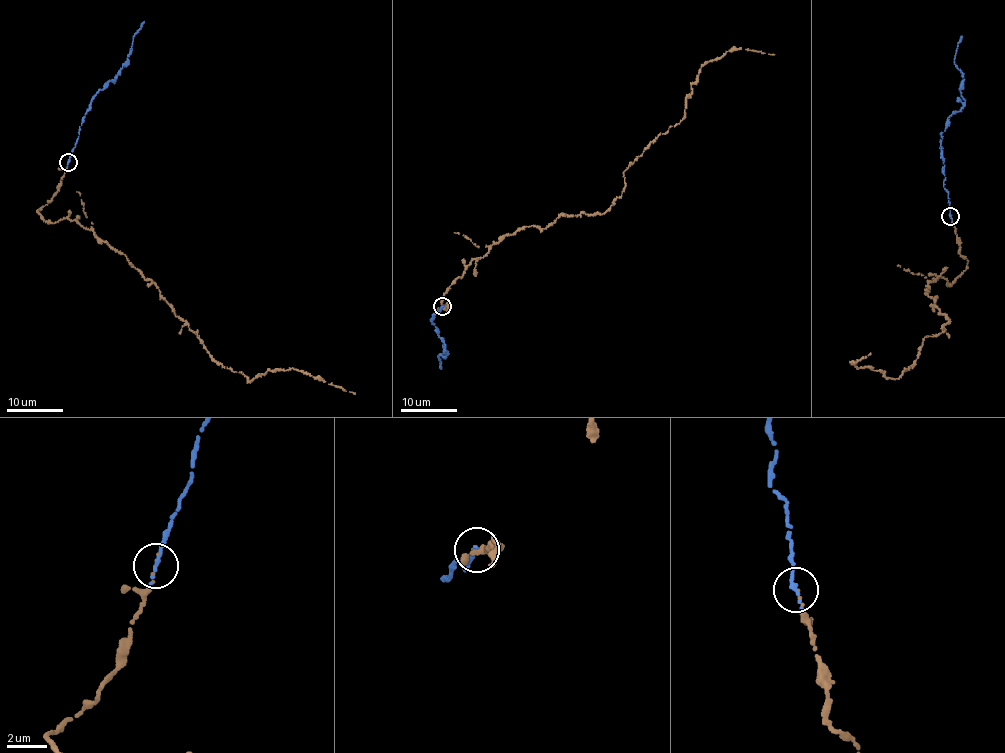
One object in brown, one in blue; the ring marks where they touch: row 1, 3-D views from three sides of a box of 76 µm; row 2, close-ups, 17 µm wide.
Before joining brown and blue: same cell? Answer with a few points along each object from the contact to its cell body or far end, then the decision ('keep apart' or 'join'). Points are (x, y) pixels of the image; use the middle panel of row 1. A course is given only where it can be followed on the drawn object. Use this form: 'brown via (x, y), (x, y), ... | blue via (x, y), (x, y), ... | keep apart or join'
brown via (442, 306), (493, 243), (606, 211), (623, 174), (684, 117), (709, 61), (733, 49), (774, 54) | blue via (442, 306), (430, 321), (445, 349), (444, 358), (437, 356), (441, 369) | join

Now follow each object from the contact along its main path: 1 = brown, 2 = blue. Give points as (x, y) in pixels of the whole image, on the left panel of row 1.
1: (68, 163), (42, 219), (67, 217), (121, 252), (212, 360), (250, 383), (293, 369), (355, 394)
2: (68, 163), (93, 96), (109, 81), (116, 79), (129, 54), (133, 36), (143, 22)

